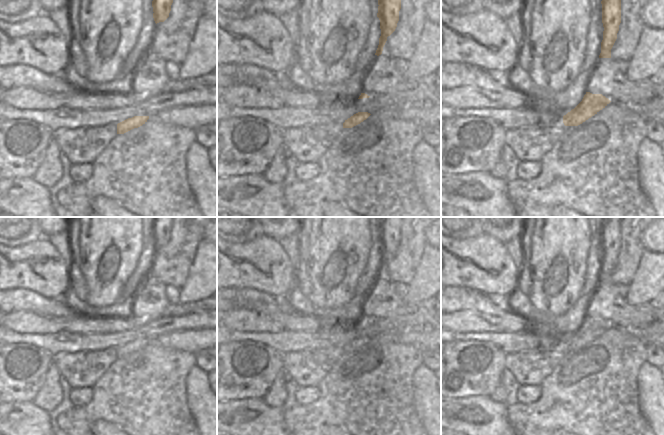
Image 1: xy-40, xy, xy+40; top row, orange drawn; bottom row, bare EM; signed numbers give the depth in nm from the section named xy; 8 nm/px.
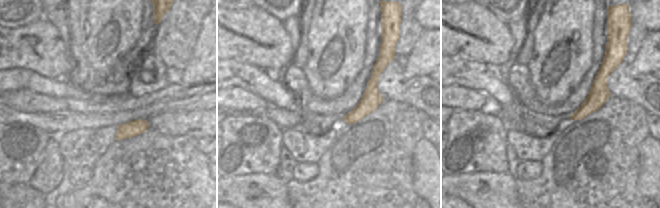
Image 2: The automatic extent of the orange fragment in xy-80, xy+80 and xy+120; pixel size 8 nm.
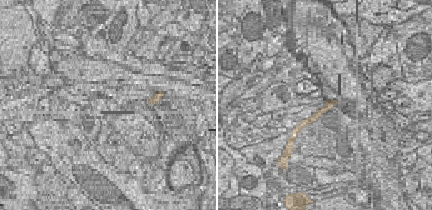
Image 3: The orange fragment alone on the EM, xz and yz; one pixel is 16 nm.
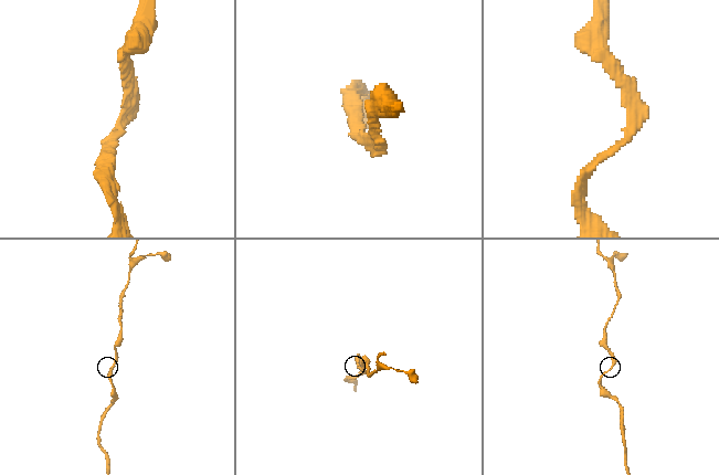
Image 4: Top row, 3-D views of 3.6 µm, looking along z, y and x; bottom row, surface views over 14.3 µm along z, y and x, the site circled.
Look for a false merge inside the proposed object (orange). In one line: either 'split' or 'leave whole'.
leave whole

